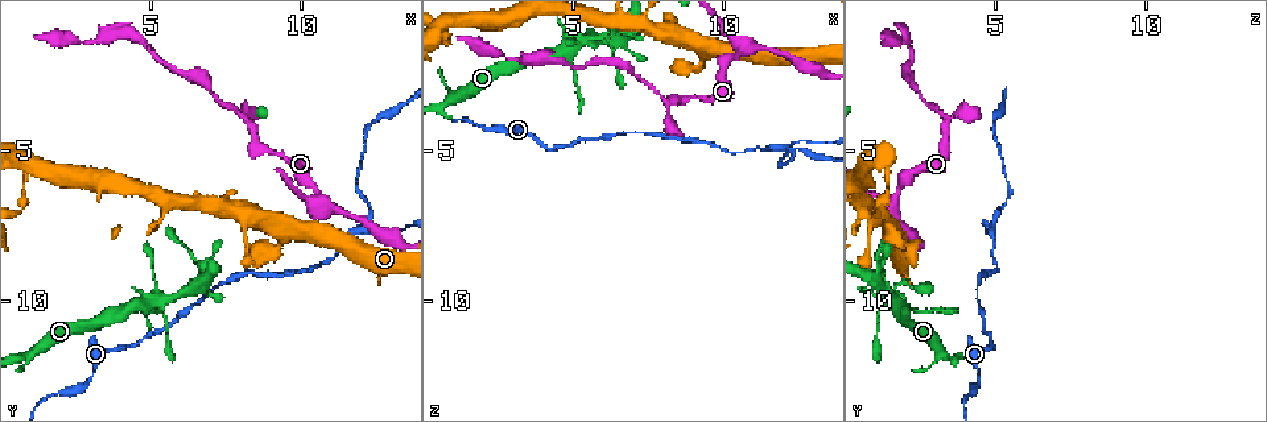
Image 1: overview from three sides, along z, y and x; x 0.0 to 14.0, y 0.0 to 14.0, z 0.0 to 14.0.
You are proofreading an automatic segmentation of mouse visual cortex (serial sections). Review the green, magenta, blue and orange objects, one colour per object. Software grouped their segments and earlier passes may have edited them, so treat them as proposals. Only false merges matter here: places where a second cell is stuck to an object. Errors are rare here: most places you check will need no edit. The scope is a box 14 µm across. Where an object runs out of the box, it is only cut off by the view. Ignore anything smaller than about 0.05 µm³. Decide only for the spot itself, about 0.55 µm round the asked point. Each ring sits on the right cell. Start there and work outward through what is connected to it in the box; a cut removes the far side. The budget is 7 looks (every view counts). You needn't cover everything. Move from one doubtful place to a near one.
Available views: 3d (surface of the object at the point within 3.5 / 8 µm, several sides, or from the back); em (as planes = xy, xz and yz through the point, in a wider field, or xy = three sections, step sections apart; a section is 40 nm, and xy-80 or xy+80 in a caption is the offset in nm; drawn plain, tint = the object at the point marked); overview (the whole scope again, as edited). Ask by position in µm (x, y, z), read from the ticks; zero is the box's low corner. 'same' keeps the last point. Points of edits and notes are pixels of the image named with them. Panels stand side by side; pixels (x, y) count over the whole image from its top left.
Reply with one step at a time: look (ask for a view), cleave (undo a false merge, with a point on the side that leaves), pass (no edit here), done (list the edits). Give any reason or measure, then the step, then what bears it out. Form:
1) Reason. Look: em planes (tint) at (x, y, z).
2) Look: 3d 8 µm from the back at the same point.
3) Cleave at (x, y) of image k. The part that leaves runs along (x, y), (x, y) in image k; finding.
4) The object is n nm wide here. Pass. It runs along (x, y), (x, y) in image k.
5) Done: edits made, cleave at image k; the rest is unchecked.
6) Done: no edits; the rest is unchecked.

Side arm on a straight run. Look: 3d 8 µm at (4.7, 10.1, 1.7).

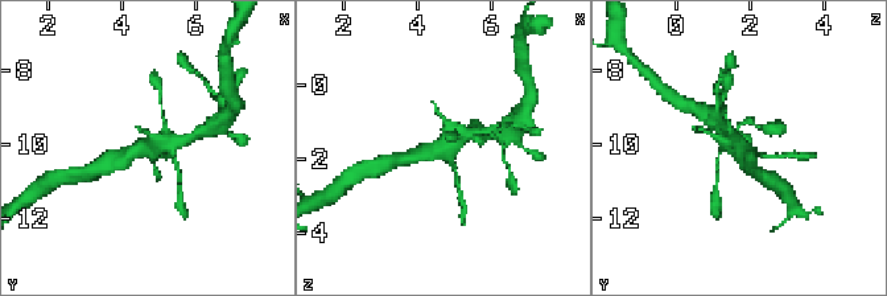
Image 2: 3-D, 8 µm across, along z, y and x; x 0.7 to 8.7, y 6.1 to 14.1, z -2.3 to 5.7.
Look: 3d 3.5 µm at (4.6, 10.1, 1.8).

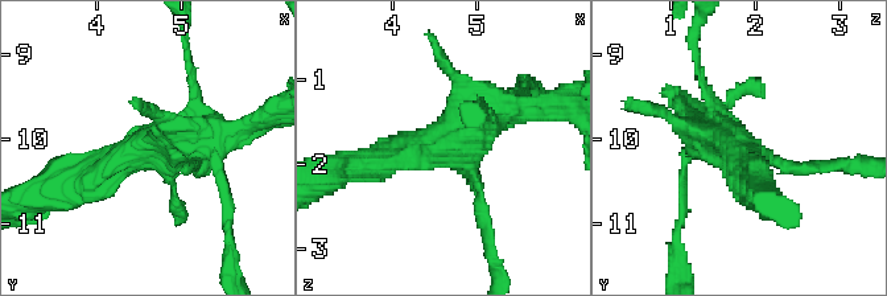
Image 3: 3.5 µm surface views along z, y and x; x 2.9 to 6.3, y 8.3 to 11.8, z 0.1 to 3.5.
Shape alone is not enough. Look: em xy step 1 (tint) at (4.65, 10.10, 1.75).

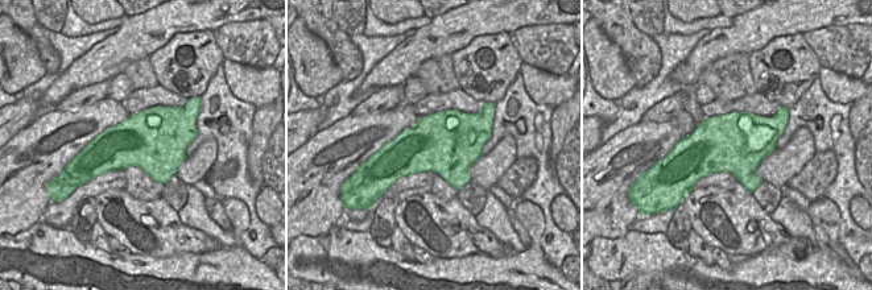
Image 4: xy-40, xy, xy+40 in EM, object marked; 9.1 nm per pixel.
The object is 600 nm wide here. Pass. It runs along (372, 163), (527, 109) in image 3; all the same cell.

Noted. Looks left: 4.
Three arms meet. Look: 3d 3.5 µm at (10.6, 6.7, 1.7).

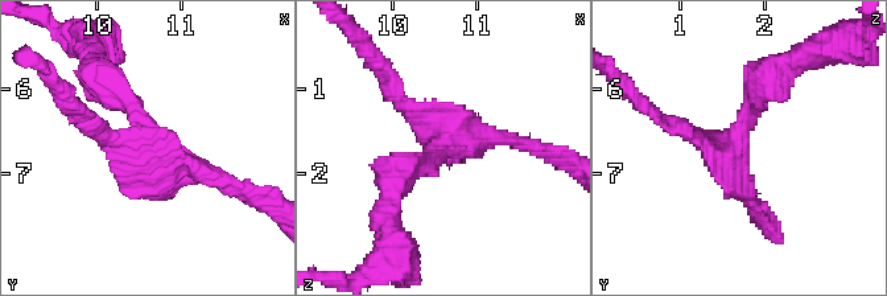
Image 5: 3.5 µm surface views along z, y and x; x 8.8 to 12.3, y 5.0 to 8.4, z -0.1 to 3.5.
Look: em xy step 5 (tint) at (10.65, 6.70, 1.65).

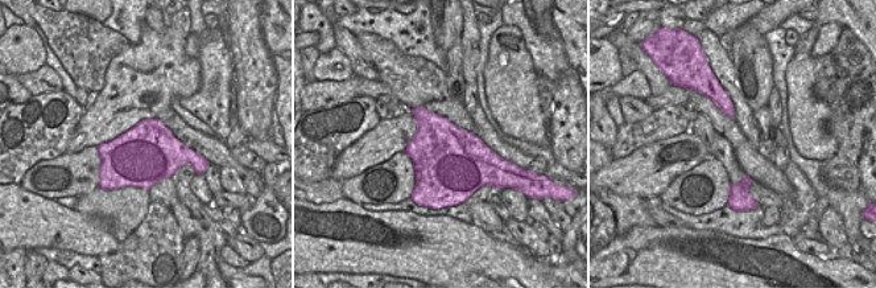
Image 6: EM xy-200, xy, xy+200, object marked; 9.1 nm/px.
Pass. It runs along (106, 86), (163, 159), (227, 184) in image 5; one cell here.

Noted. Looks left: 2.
Narrows sharply. Look: 3d 8 µm at (12.1, 7.5, 4.9).

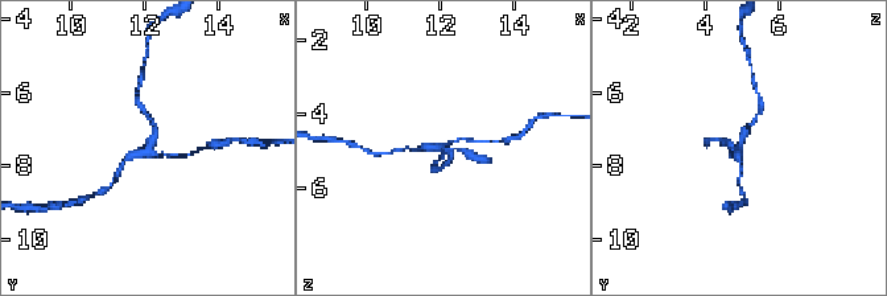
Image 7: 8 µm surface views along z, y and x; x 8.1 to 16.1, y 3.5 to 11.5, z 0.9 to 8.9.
3 arms meet here; the arms are 100, 150, 150 nm wide. Look: em xy step 1 (tint) at (12.0, 7.5, 5.0).

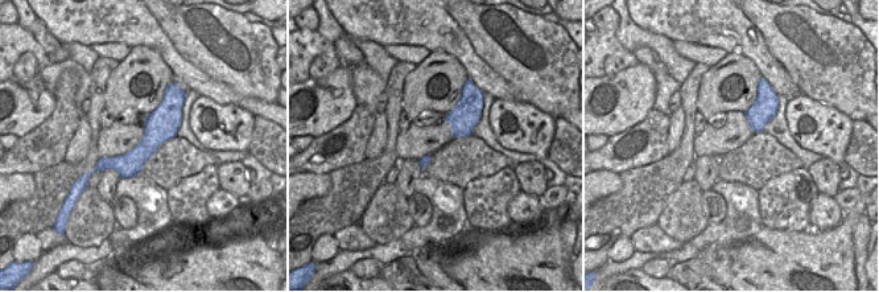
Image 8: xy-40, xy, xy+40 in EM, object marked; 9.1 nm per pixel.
Pass. It runs along (174, 99), (130, 163), (99, 167) in image 8; all the same cell.

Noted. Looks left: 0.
Done: no edits; the rest is unchecked.

